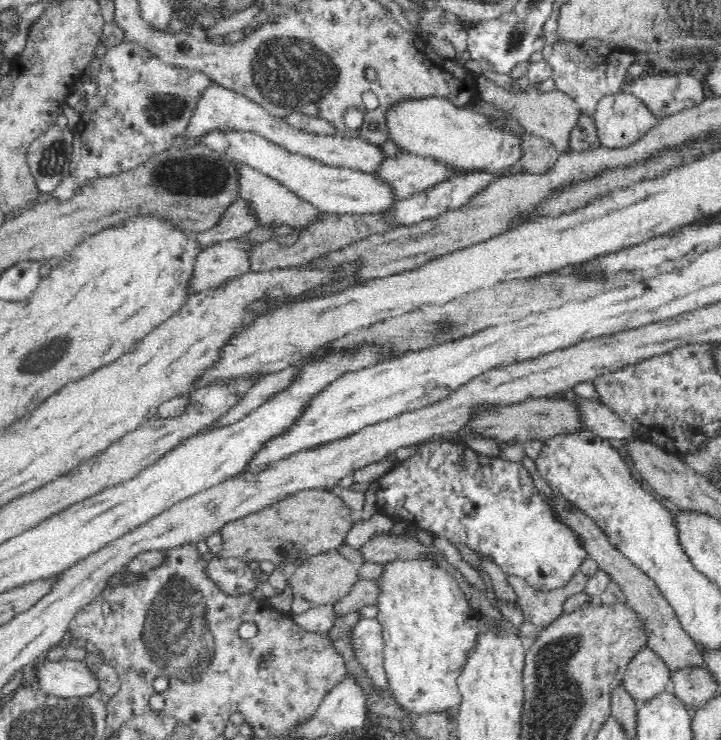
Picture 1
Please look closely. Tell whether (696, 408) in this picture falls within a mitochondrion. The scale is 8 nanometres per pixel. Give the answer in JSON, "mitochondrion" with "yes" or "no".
{"mitochondrion":"no"}

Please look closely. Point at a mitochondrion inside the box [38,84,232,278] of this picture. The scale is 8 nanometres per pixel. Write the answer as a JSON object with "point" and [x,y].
{"point":[161,110]}

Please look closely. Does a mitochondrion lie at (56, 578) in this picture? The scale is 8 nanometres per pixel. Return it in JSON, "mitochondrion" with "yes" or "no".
{"mitochondrion":"no"}

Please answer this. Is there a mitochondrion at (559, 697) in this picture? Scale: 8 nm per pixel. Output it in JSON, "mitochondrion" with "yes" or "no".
{"mitochondrion":"yes"}

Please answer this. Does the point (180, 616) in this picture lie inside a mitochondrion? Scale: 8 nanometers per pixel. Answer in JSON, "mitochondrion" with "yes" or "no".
{"mitochondrion":"yes"}

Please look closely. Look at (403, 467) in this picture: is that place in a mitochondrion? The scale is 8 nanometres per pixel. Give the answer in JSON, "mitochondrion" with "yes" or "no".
{"mitochondrion":"no"}

